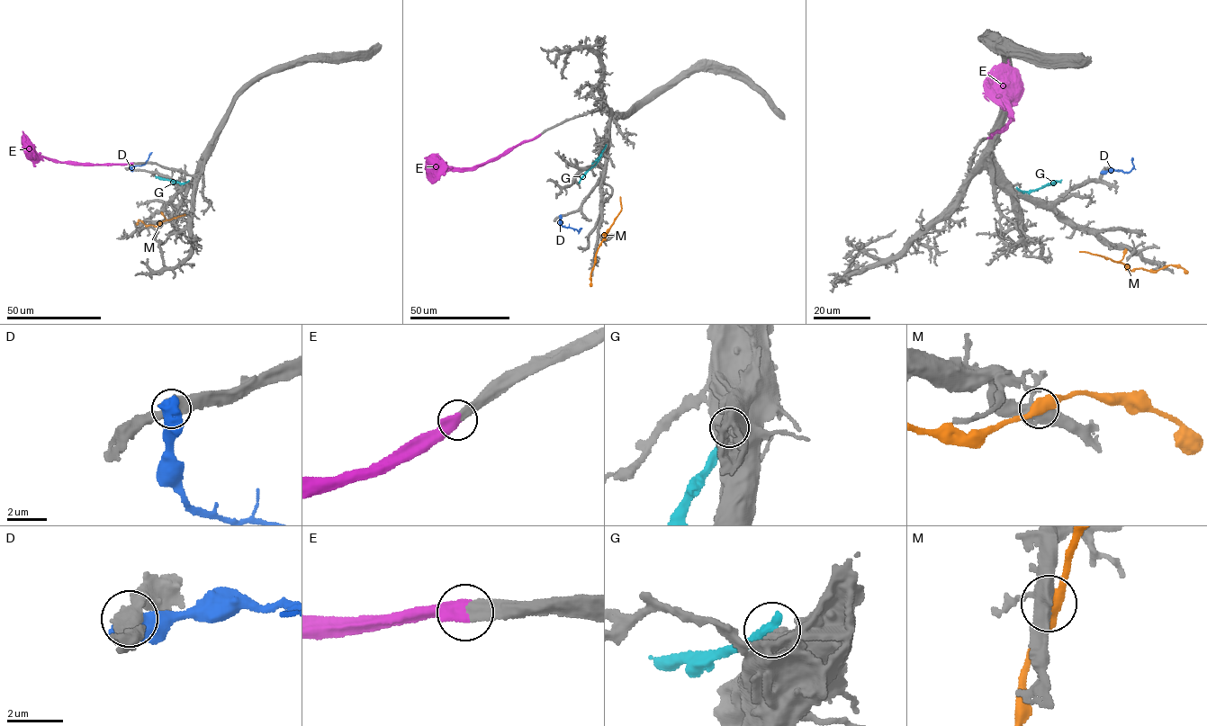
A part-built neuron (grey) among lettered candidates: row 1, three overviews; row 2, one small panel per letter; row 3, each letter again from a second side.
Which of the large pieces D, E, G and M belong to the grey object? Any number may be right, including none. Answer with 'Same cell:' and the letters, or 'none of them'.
Same cell: E

